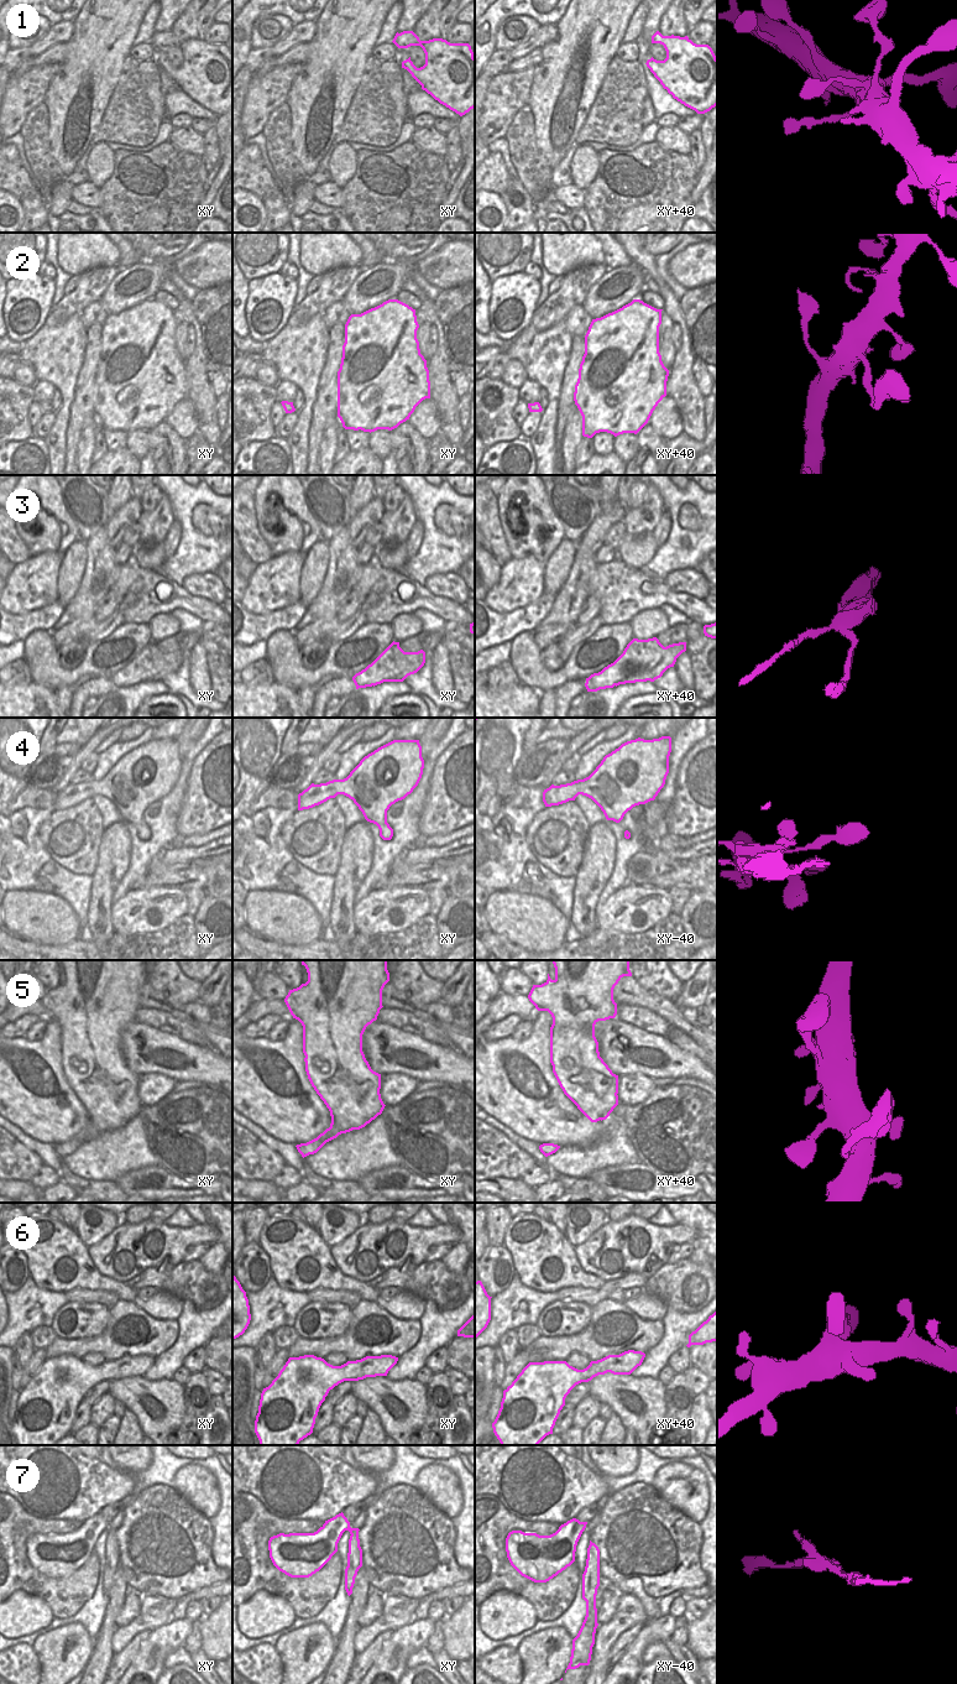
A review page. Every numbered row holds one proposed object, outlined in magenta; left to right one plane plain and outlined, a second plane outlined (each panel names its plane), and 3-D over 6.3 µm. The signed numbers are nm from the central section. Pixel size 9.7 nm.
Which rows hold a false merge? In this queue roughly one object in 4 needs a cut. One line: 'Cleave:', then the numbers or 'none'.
Cleave: 3, 7

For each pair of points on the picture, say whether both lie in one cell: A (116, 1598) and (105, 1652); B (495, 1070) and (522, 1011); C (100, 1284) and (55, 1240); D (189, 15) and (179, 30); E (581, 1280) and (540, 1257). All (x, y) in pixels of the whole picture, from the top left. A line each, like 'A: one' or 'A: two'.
A: one
B: two
C: one
D: one
E: one

